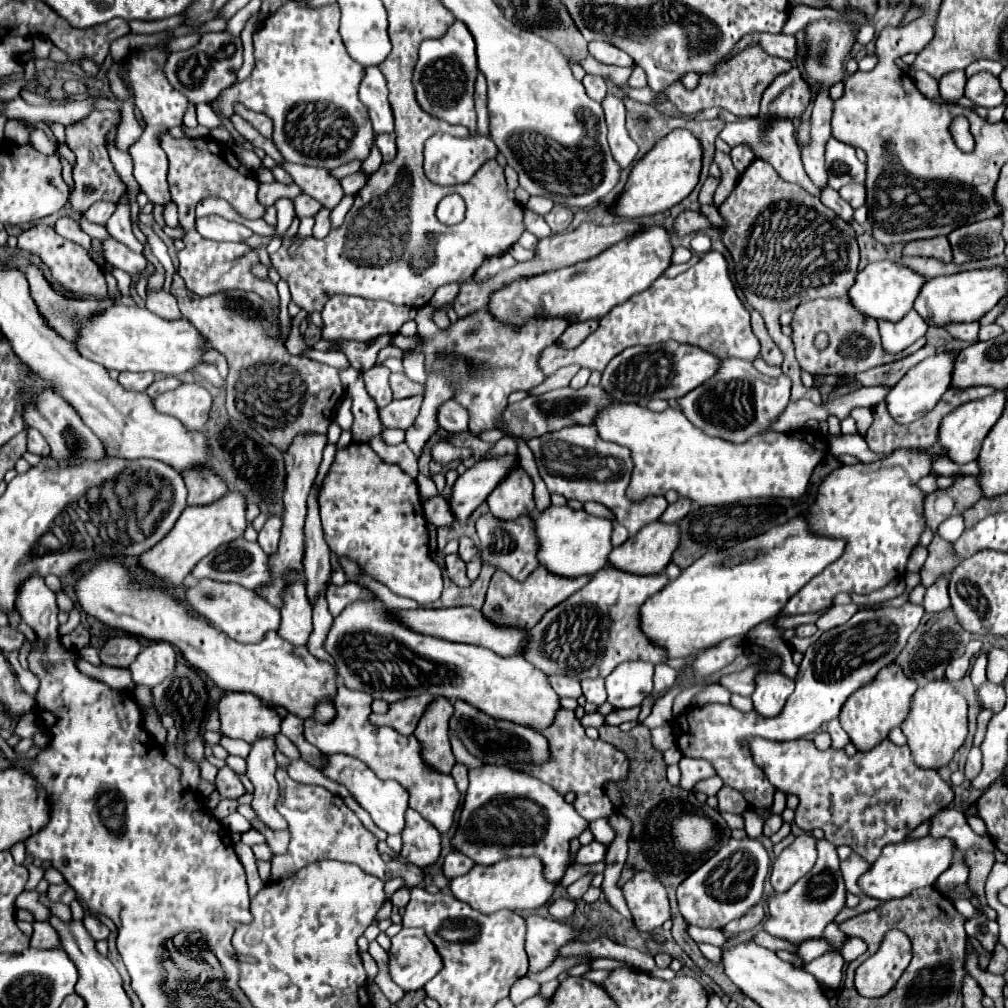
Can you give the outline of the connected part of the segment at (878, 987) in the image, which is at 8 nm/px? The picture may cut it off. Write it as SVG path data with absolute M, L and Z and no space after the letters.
M891 930L881 948L867 958L855 972L855 988L861 996L881 998L901 978L903 970L911 962L911 942L899 932Z

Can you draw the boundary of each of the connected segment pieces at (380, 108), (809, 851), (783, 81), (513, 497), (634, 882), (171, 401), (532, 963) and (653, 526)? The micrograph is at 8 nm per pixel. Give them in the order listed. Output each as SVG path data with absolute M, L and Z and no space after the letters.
M377 66L365 68L365 78L359 86L359 98L369 108L369 116L377 134L391 134L395 132L393 124L393 110L387 100L387 80Z
M801 834L789 844L773 862L771 886L775 892L787 892L805 872L809 872L817 860L815 838L811 834Z
M797 68L779 74L761 98L761 118L801 118L813 94Z
M513 470L487 498L489 512L499 520L517 520L535 510L533 482L525 470Z
M637 872L637 876L623 886L623 894L639 930L653 932L671 918L667 890L651 872Z
M181 384L177 390L165 392L153 400L157 406L157 412L171 414L179 418L185 428L189 430L203 430L209 408L211 408L211 394L195 384Z
M537 914L527 916L525 922L525 952L529 956L529 974L535 974L547 968L557 958L559 948L567 944L575 936L575 932L565 922L541 918Z
M655 520L655 522L647 524L645 528L641 528L625 544L613 548L613 552L609 554L609 564L613 564L615 568L621 568L625 572L633 572L633 574L641 574L641 576L643 574L659 574L671 562L673 552L677 550L677 544L679 544L679 522L665 524L661 520Z

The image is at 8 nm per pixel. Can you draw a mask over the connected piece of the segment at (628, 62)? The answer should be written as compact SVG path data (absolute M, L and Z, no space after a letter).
M591 42L589 44L589 54L603 62L603 64L613 64L613 66L633 66L633 58L619 50L617 46L609 44L609 42Z

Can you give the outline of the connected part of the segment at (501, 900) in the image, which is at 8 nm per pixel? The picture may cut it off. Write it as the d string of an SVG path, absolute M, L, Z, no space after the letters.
M533 856L531 858L507 858L493 866L475 866L465 876L457 876L449 880L449 890L457 900L467 902L471 908L483 914L493 914L497 910L513 910L513 912L535 910L547 904L553 894L553 884L549 884L543 878L541 870L543 870L541 860Z

